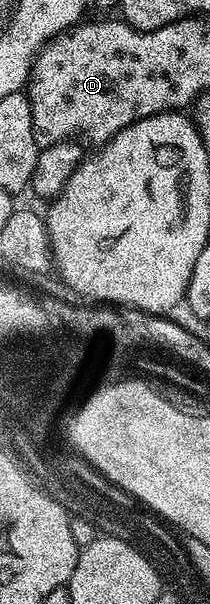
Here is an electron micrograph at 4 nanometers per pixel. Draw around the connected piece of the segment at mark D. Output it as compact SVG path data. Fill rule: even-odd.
M123 20L88 21L81 21L71 30L56 34L44 44L32 61L26 93L34 120L34 140L41 150L75 139L75 134L93 138L96 144L103 144L127 127L124 123L124 98L128 98L128 94L124 94L124 90L128 90L128 86L124 86L124 62L128 62L128 23Z

